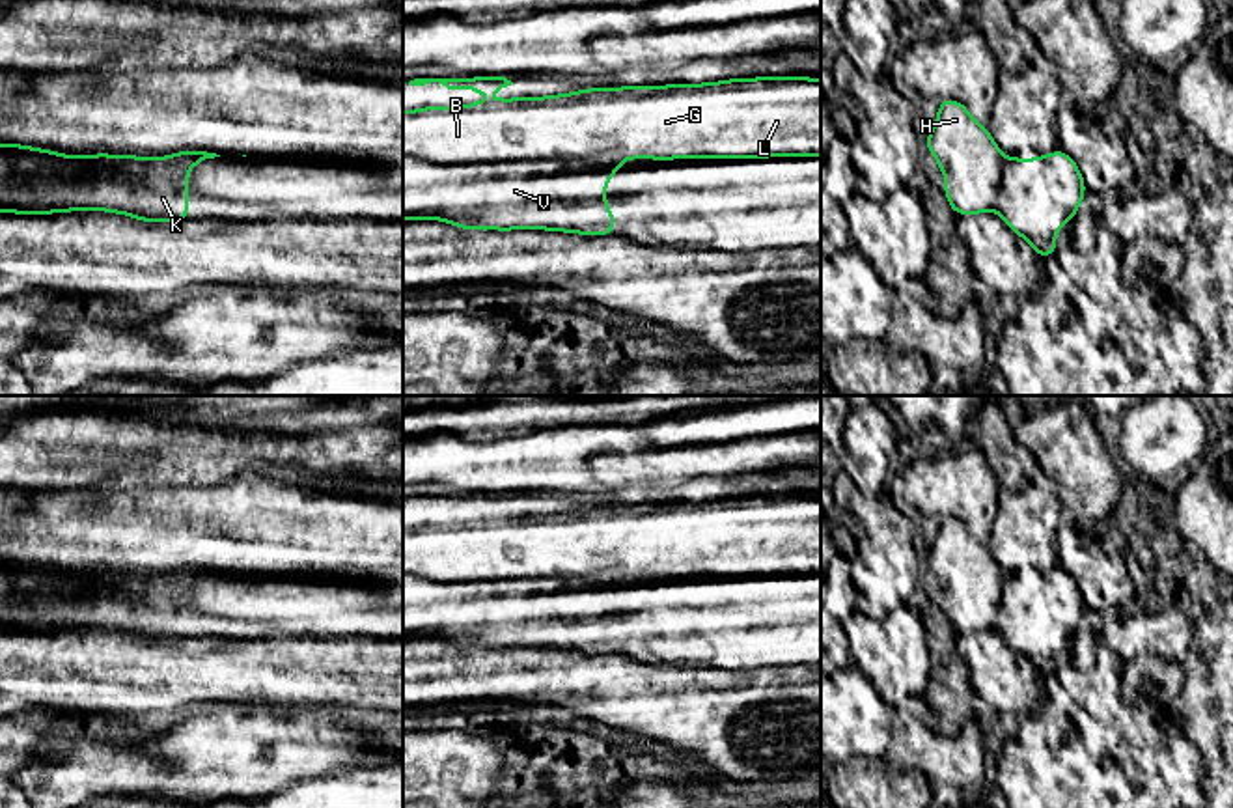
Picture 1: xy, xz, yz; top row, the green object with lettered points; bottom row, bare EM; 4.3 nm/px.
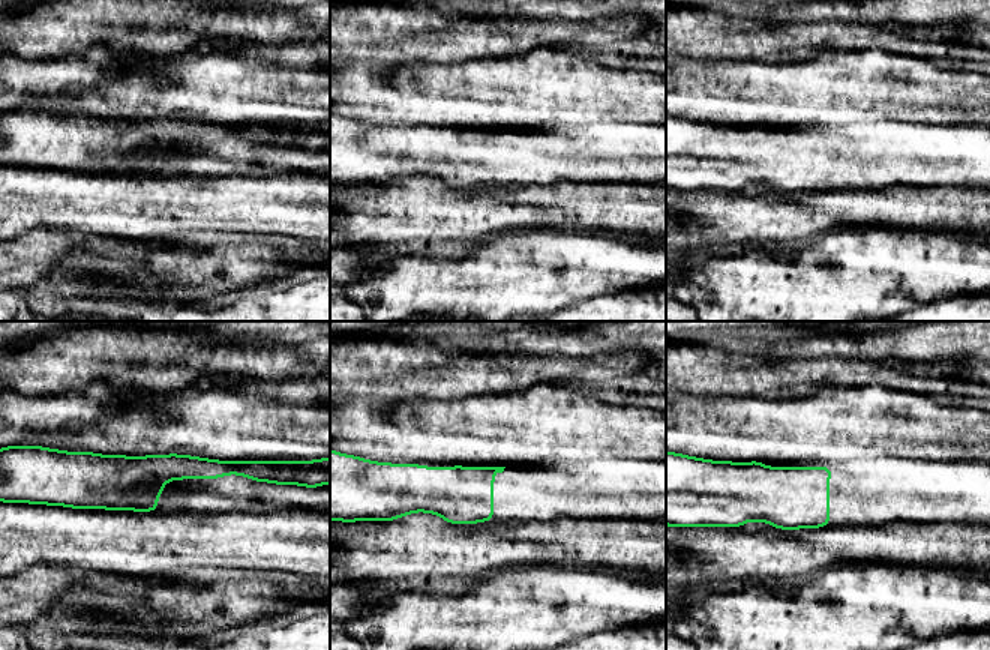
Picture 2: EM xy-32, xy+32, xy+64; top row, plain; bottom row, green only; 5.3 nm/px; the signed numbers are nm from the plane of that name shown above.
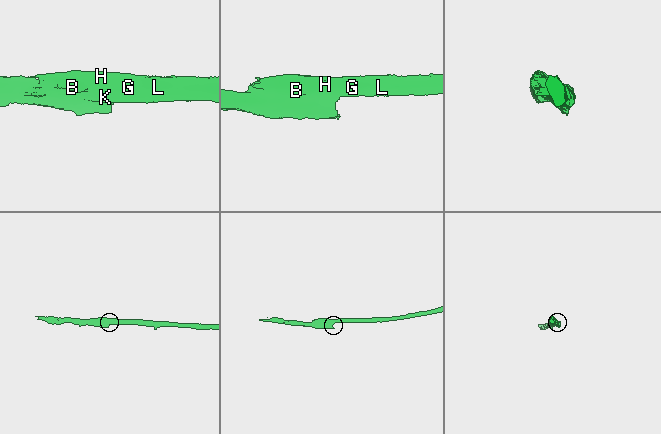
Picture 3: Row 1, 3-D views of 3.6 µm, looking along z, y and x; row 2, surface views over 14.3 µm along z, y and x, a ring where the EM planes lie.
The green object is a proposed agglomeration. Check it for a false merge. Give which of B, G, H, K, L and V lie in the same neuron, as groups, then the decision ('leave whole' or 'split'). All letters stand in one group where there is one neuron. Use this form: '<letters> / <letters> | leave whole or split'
B G H L / K V | split

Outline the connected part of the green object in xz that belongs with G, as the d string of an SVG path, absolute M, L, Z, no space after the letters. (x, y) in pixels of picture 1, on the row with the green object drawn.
M821 80L591 88L405 110L403 157L431 164L821 157Z

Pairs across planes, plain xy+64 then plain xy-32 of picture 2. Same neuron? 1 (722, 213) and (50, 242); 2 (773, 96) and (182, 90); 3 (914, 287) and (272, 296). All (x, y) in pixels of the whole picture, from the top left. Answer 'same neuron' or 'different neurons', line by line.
1: different neurons
2: same neuron
3: different neurons

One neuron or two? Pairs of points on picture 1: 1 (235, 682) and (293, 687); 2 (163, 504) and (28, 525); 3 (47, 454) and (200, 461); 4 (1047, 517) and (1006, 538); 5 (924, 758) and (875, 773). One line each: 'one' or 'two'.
1: one
2: one
3: one
4: one
5: two

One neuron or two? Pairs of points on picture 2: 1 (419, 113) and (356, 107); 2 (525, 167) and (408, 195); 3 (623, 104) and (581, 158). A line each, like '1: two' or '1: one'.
1: one
2: two
3: two

